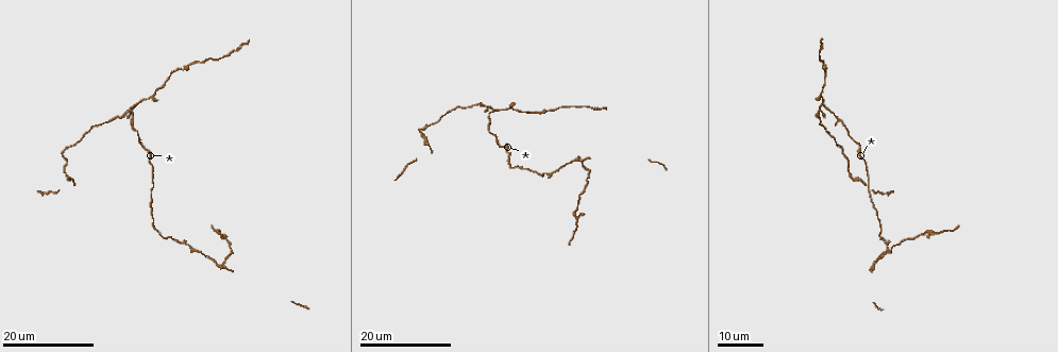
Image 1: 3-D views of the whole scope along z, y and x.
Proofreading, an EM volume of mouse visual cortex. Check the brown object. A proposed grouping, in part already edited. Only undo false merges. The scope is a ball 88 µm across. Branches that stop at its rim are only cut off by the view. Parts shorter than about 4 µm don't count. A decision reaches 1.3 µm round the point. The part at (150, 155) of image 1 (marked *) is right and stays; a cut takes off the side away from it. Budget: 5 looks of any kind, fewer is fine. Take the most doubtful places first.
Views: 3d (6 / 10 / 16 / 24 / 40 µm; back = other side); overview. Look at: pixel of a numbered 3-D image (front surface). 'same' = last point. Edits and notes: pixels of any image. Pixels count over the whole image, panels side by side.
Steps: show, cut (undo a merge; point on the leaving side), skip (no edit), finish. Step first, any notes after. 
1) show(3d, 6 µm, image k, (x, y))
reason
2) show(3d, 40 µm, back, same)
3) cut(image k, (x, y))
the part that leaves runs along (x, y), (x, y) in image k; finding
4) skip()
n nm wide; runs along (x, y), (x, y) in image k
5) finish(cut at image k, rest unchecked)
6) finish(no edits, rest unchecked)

show(3d, 16 µm, image 1, (225, 267))
four or more arms meet

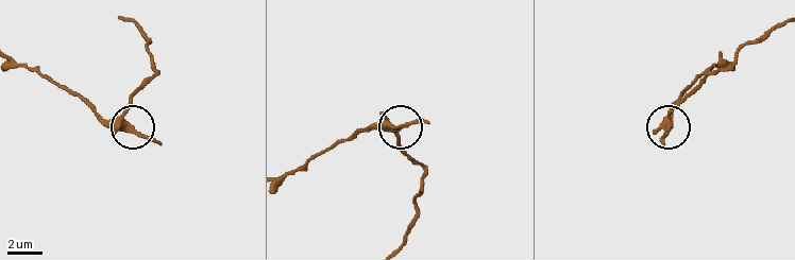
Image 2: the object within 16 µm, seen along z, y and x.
show(3d, 6 µm, image 2, (122, 120))

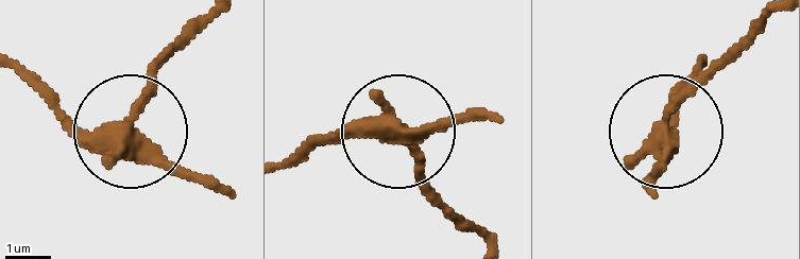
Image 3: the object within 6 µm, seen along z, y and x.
cut(image 3, (154, 89))
side arm 23 µm; the part that leaves runs along (129, 134), (163, 69), (216, 16) in image 3; a second cell is stuck on

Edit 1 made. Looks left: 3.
show(overview)

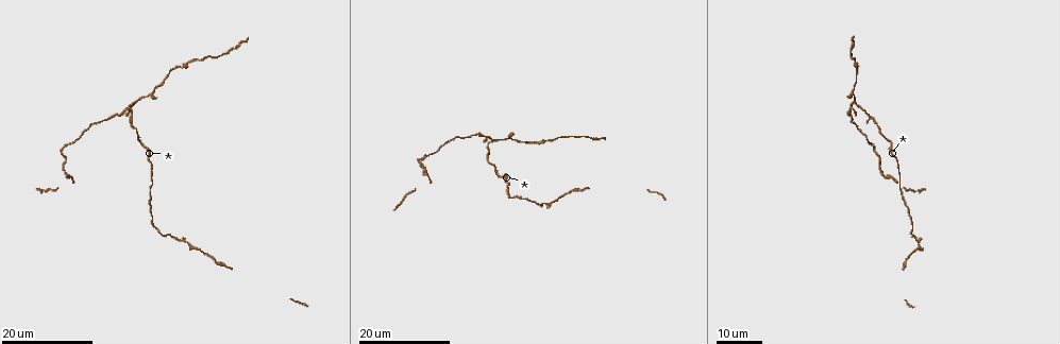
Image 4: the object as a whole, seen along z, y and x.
show(3d, 16 µm, image 4, (490, 140))
a fork

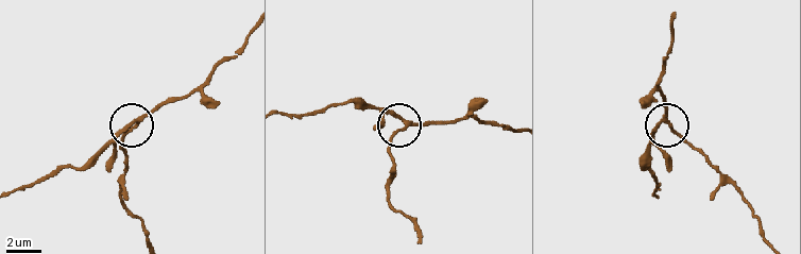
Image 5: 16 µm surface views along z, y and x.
show(3d, 6 µm, image 5, (402, 119))
closer look

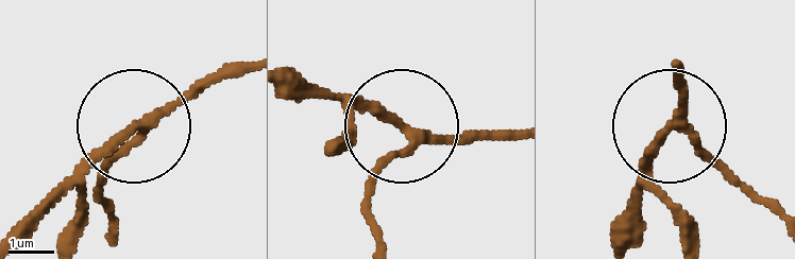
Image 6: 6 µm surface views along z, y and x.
skip()
190 nm wide; runs along (779, 218), (677, 135), (677, 70) in image 6; all the same cell

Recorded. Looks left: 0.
finish(cut at image 3, rest unchecked)

